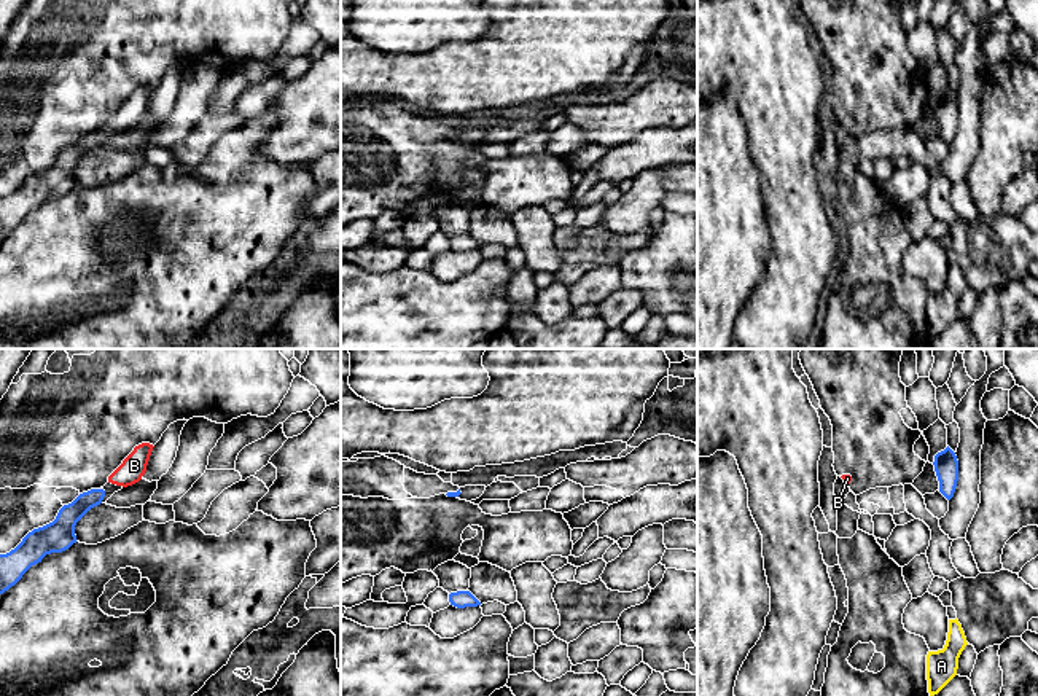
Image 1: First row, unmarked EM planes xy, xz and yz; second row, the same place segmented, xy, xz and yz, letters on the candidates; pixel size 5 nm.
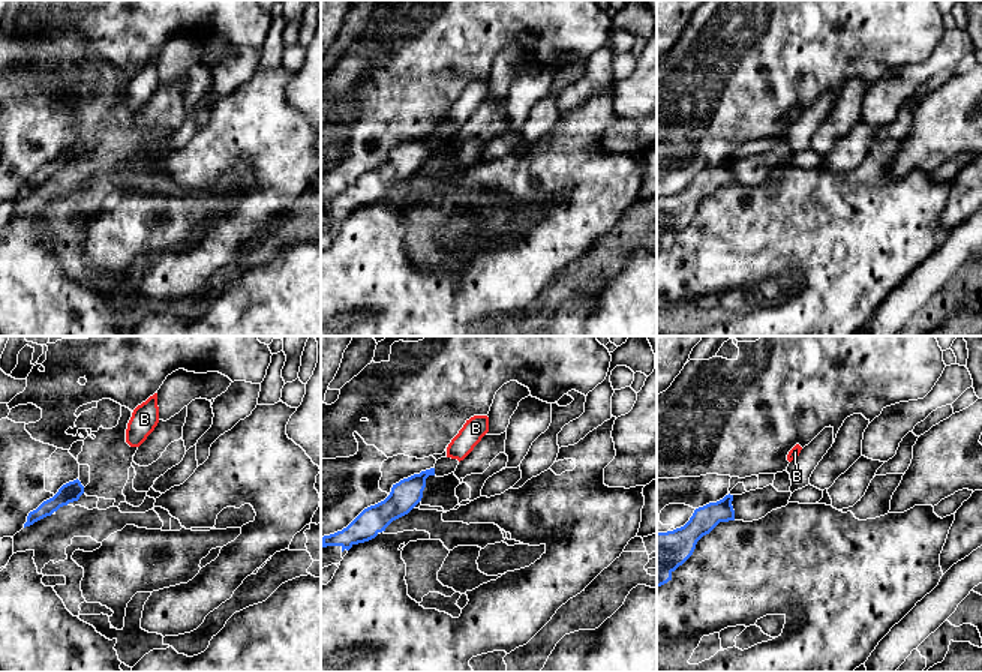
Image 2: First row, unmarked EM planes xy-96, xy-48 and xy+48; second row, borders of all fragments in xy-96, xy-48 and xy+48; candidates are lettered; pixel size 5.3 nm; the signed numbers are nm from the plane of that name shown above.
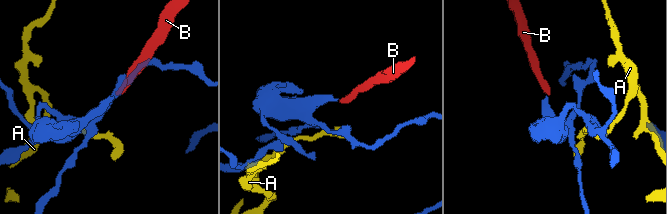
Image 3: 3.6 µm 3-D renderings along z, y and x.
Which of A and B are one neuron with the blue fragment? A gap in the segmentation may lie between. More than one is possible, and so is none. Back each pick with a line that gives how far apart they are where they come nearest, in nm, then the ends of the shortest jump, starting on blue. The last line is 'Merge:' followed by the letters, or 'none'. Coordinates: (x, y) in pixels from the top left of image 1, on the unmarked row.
B: 50 nm | xy (102, 132), (109, 125)
Merge: B

